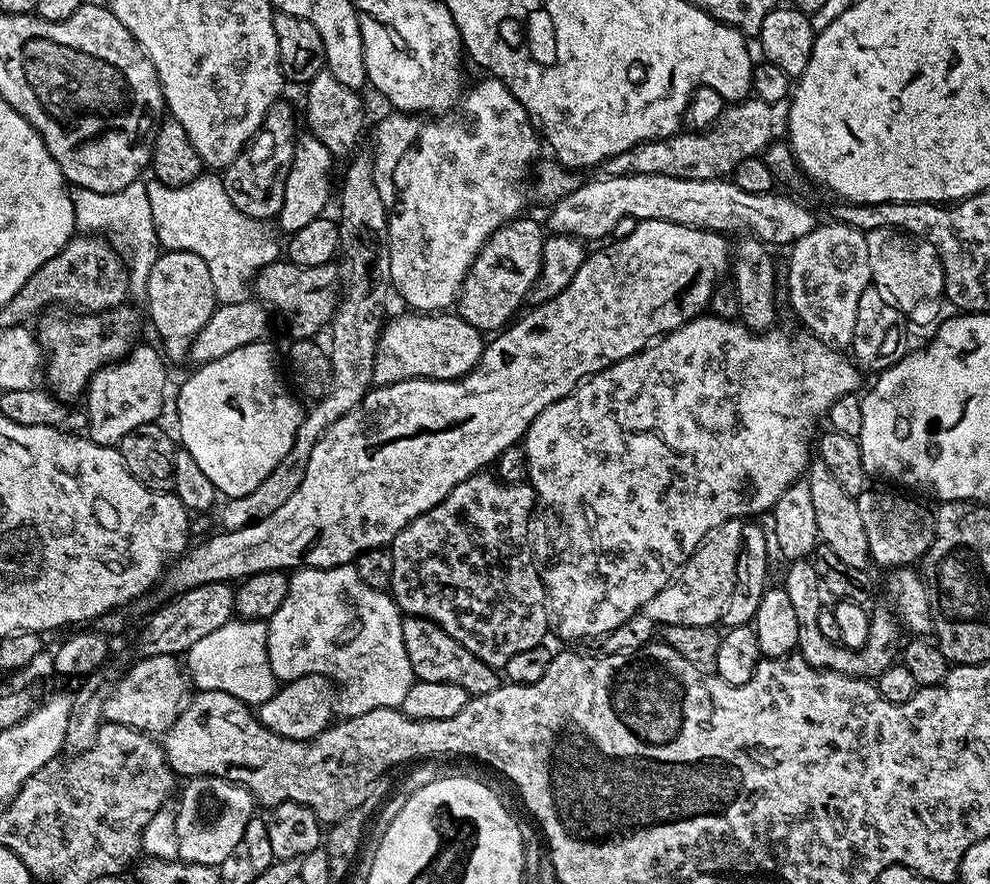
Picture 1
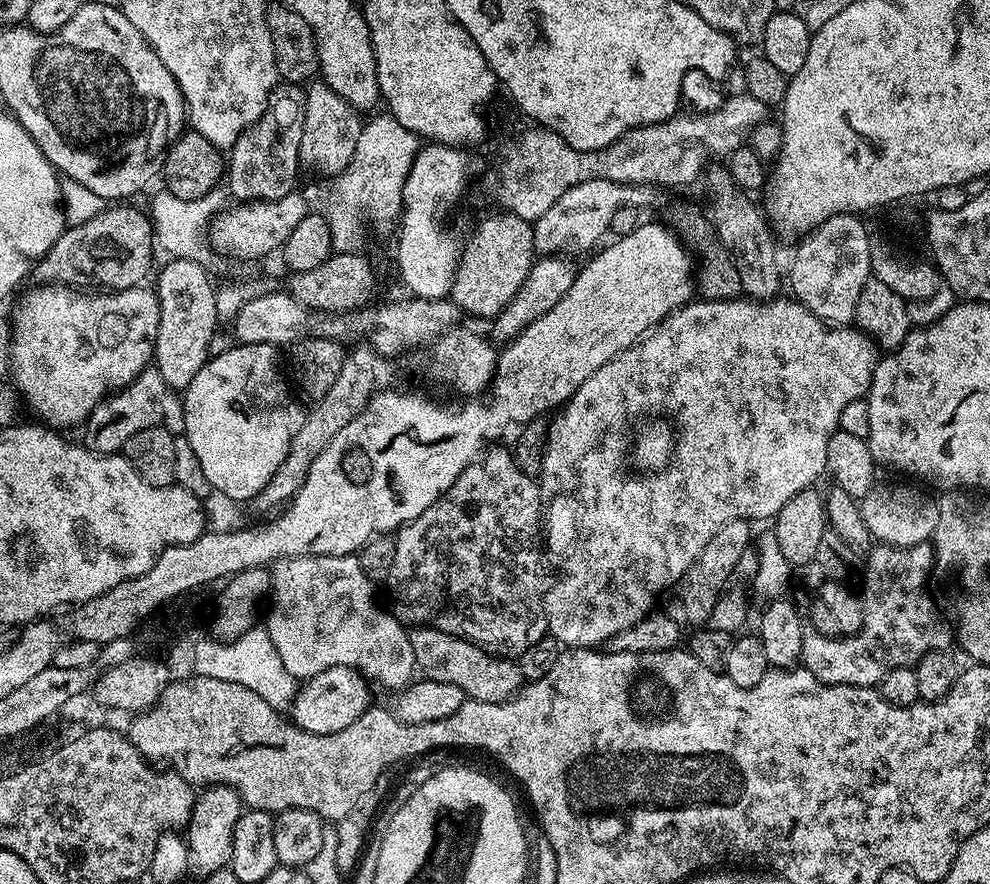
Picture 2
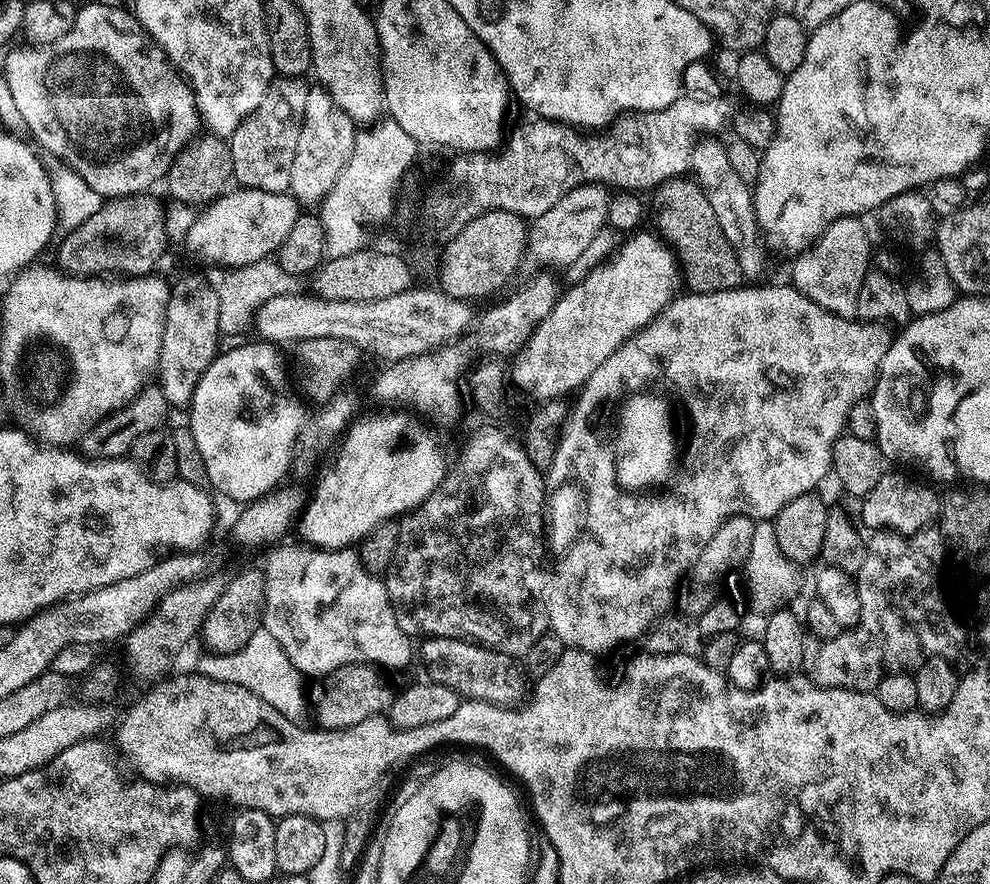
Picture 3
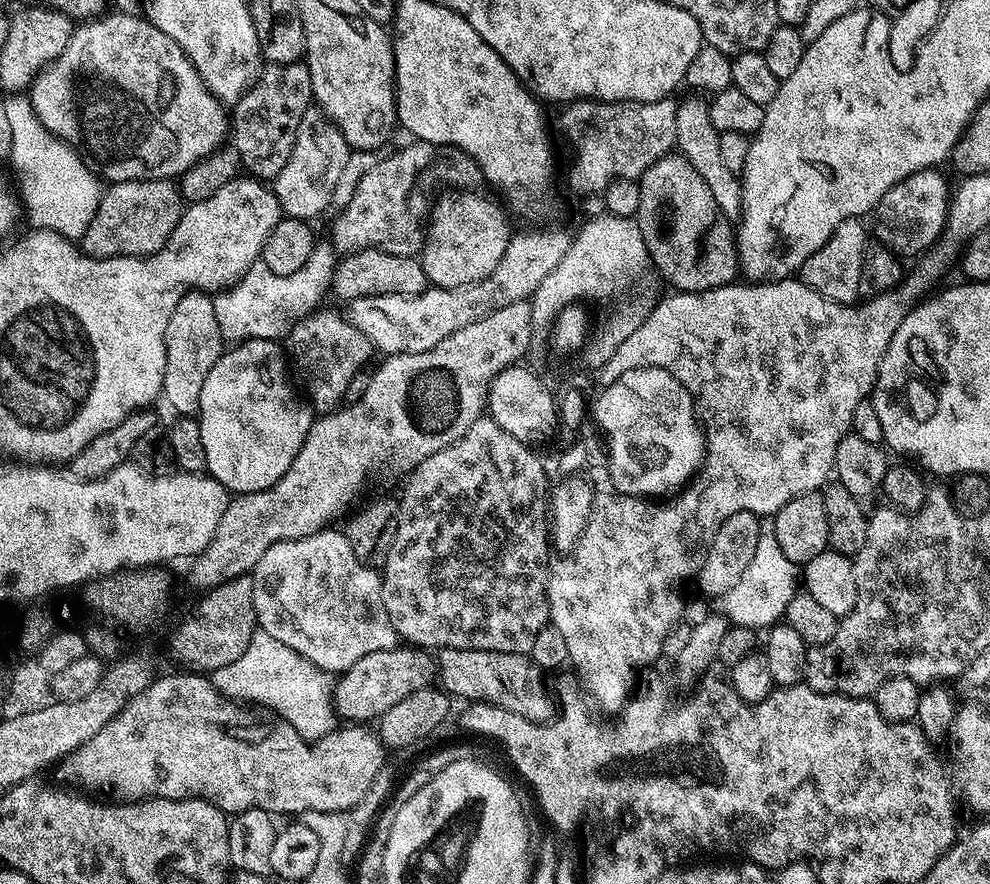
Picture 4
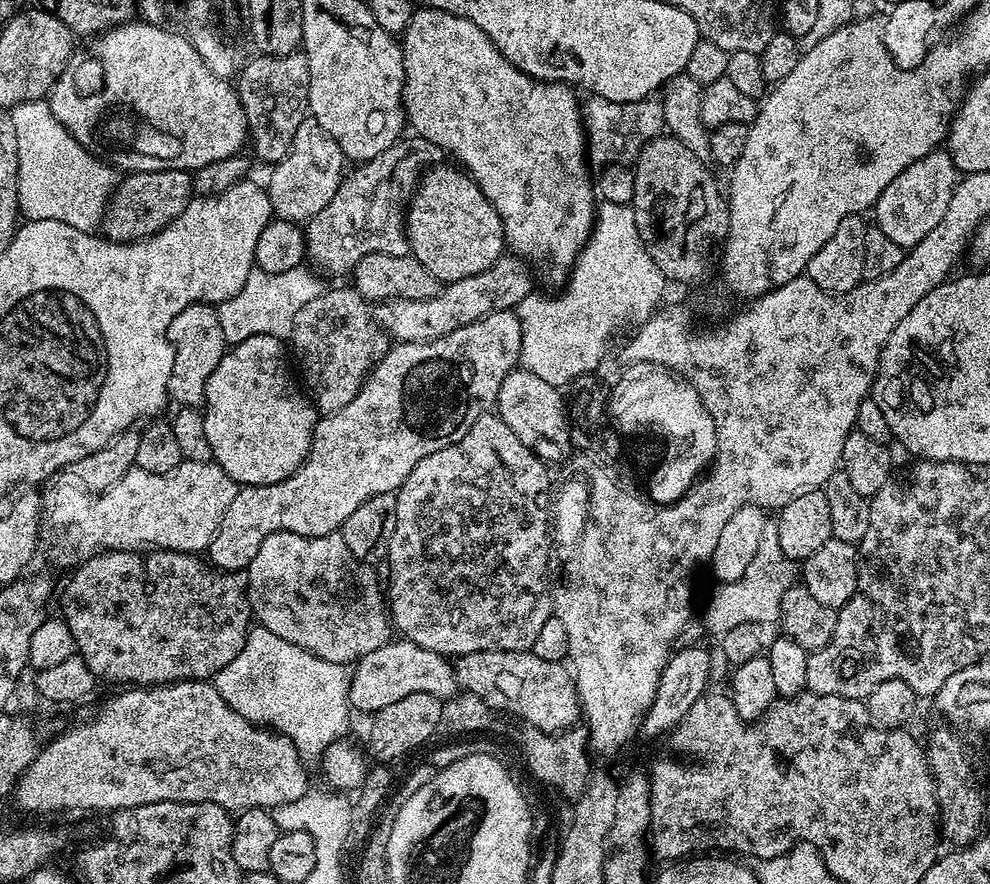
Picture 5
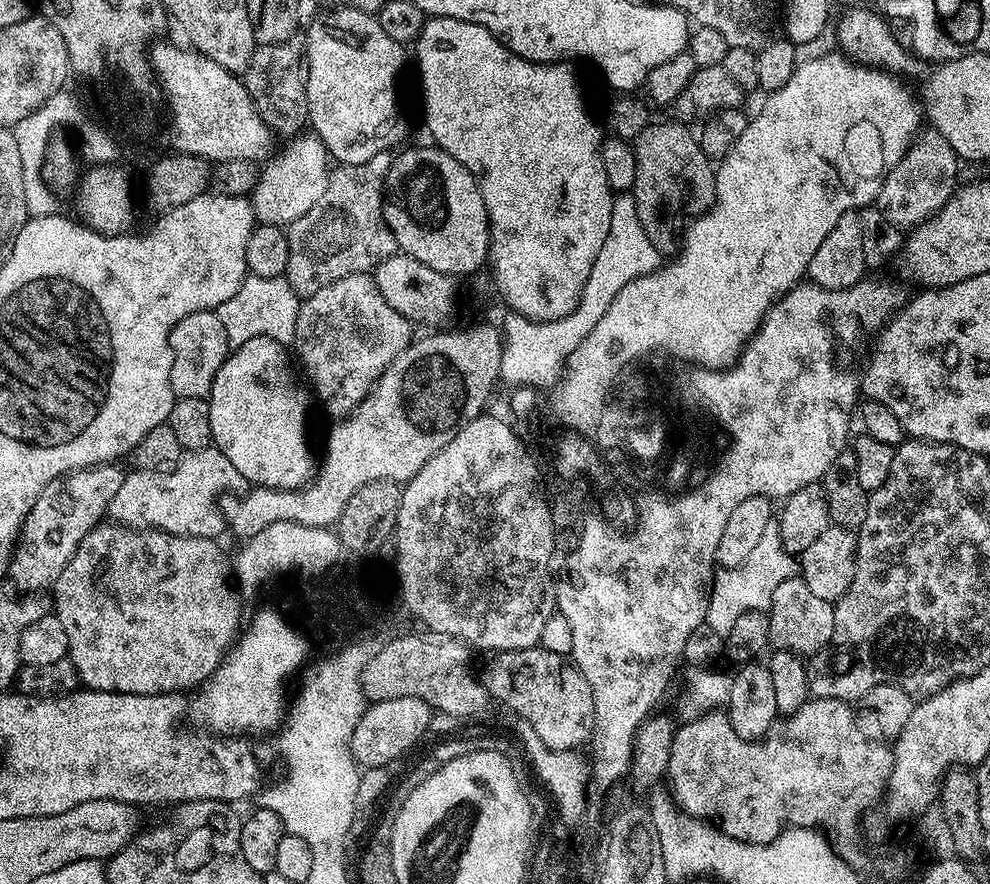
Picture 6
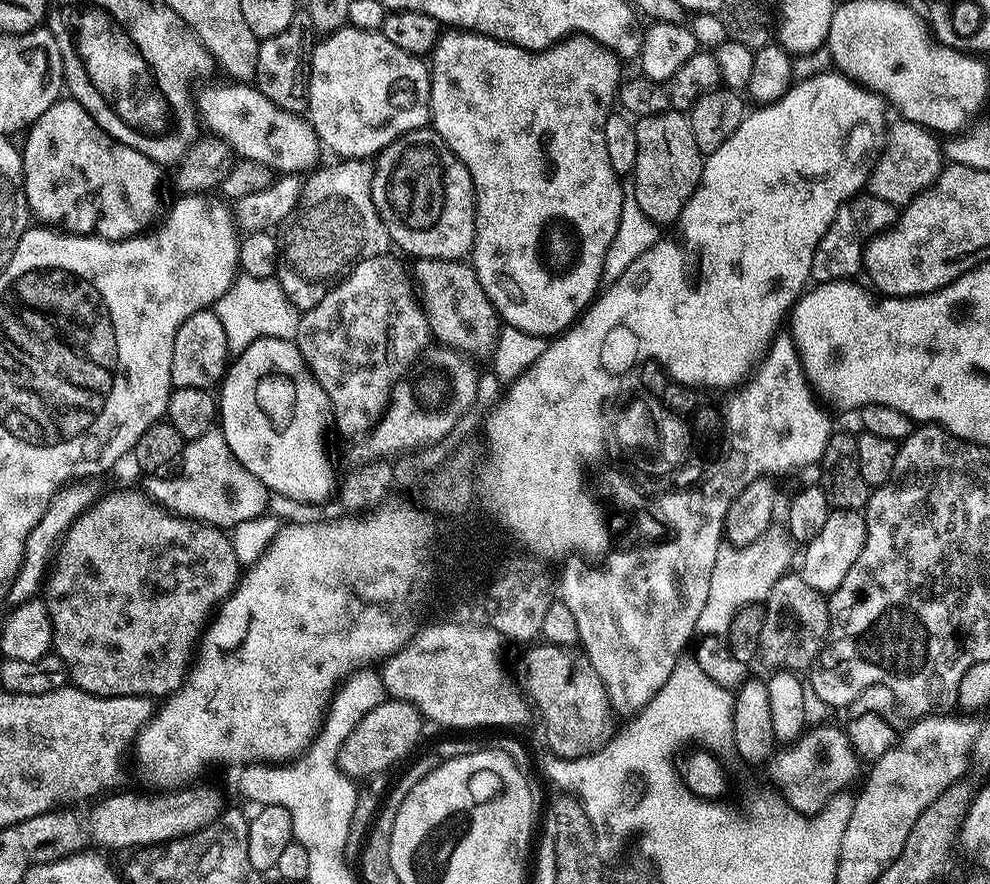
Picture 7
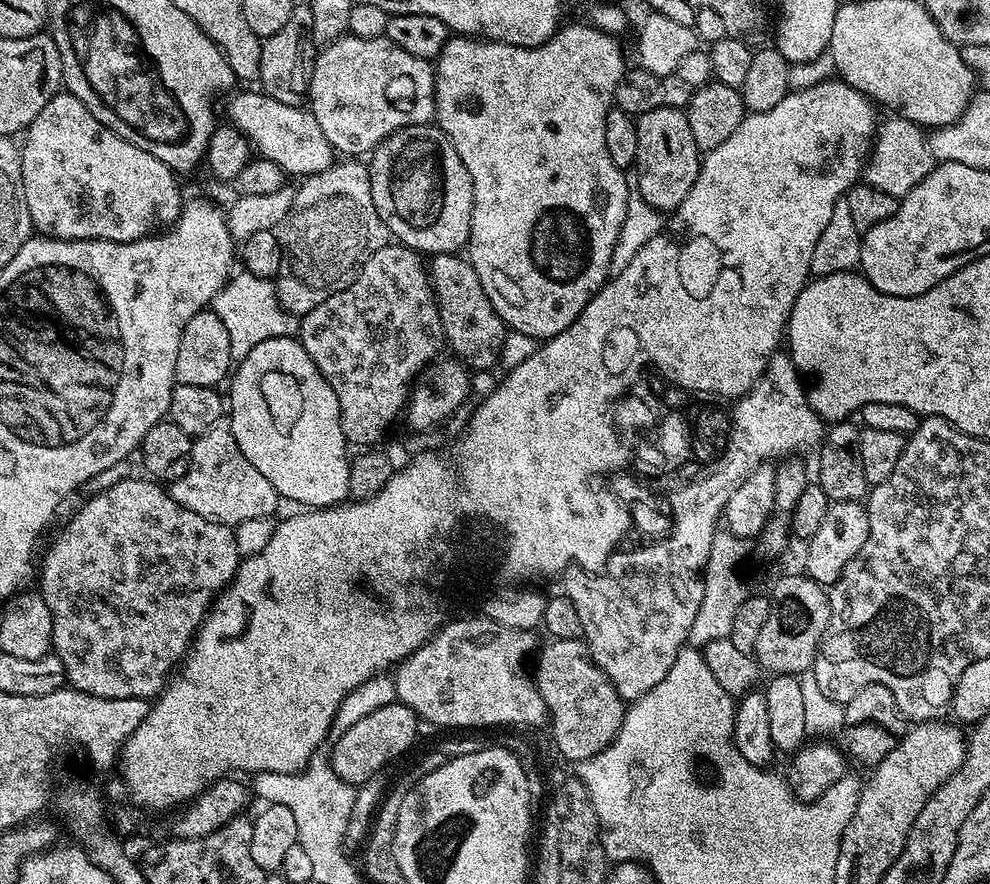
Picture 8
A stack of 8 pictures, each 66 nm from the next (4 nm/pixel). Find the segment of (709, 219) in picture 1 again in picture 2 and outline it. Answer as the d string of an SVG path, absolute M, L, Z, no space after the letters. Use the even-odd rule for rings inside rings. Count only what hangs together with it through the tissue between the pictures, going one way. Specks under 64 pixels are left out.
M605 180L582 182L566 190L566 194L562 194L562 198L558 198L558 202L554 202L554 206L550 206L550 210L546 210L546 214L542 214L542 218L538 218L532 224L537 253L591 253L601 243L599 240L604 235L609 235L611 218L620 207L646 210L655 202L656 192L657 189L651 184L615 184Z

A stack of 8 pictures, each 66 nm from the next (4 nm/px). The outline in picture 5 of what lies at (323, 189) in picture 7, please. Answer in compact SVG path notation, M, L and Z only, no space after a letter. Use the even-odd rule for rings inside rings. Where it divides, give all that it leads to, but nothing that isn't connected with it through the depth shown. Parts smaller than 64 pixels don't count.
M415 134L409 137L408 141L397 142L382 150L382 154L353 167L356 169L347 173L346 183L336 191L334 198L330 198L330 203L323 210L318 210L312 220L307 221L306 240L316 240L316 244L320 244L316 252L306 252L313 269L340 276L343 272L351 273L356 263L371 252L385 252L391 256L409 255L405 221L401 213L399 216L392 209L392 179L399 168L414 163L419 152L432 151L433 161L436 162L443 161L446 156L442 149L434 147L426 138ZM324 248L328 248L328 256L320 256Z

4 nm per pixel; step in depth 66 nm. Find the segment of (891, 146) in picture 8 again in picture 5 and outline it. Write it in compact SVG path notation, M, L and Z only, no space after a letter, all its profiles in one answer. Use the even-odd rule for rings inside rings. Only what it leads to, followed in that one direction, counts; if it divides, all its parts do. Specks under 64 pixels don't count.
M939 148L911 163L883 190L872 207L874 225L902 249L910 250L937 228L958 183L958 173L945 149Z

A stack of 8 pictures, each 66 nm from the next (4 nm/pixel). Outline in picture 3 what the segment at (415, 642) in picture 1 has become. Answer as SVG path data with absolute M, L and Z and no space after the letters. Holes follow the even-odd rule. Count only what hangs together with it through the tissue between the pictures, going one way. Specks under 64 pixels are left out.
M429 636L421 644L424 645L421 648L419 645L418 660L424 663L424 668L428 671L427 679L431 683L450 686L450 690L454 690L461 698L501 706L516 706L525 699L525 669L504 652L486 648L482 644L474 644L471 640L445 636Z

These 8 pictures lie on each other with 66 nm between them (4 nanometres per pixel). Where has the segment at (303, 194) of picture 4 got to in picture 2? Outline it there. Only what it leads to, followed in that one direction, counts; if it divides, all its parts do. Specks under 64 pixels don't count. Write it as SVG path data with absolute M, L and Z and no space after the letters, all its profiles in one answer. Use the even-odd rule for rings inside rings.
M316 78L307 85L306 95L304 97L304 125L302 126L302 144L300 146L300 163L304 168L308 167L310 171L317 172L320 176L329 176L335 178L341 172L346 170L350 158L354 158L354 146L360 133L362 124L358 119L357 113L350 105L343 100L330 86L325 84L323 79Z

